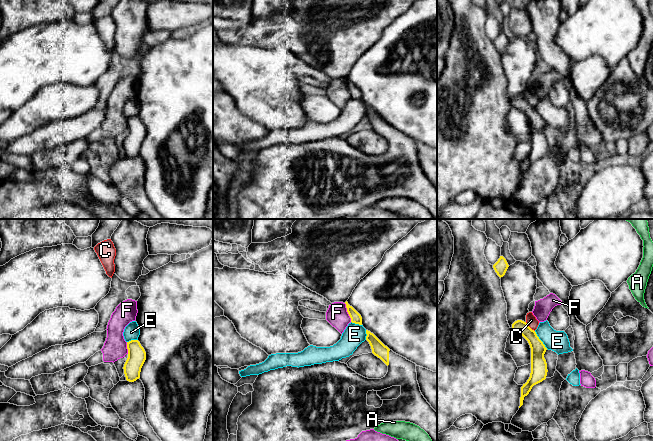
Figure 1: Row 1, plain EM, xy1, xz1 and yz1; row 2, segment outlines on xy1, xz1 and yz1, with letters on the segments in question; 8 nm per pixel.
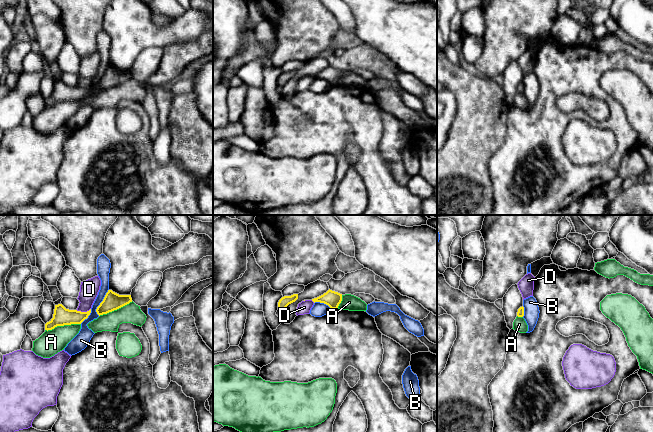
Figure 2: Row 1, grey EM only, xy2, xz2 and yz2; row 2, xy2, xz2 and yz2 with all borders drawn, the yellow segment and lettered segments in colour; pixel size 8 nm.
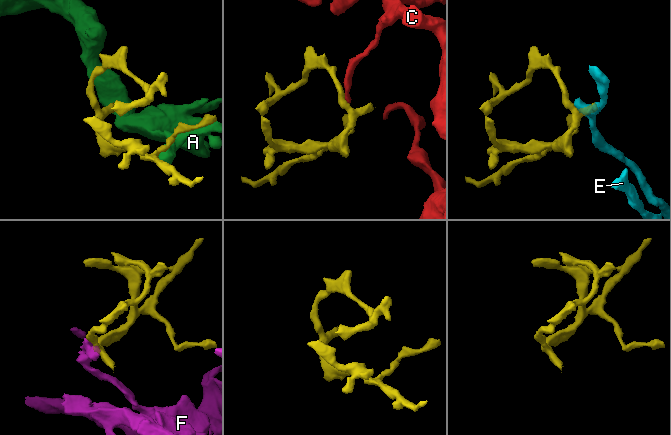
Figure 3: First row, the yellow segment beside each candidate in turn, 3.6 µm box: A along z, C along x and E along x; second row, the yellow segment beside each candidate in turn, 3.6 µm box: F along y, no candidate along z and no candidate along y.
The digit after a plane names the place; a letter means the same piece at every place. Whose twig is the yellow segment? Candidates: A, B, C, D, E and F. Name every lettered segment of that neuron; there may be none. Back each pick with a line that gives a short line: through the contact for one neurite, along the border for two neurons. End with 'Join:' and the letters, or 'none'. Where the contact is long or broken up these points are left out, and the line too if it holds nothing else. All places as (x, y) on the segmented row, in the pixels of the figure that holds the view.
Join: none

